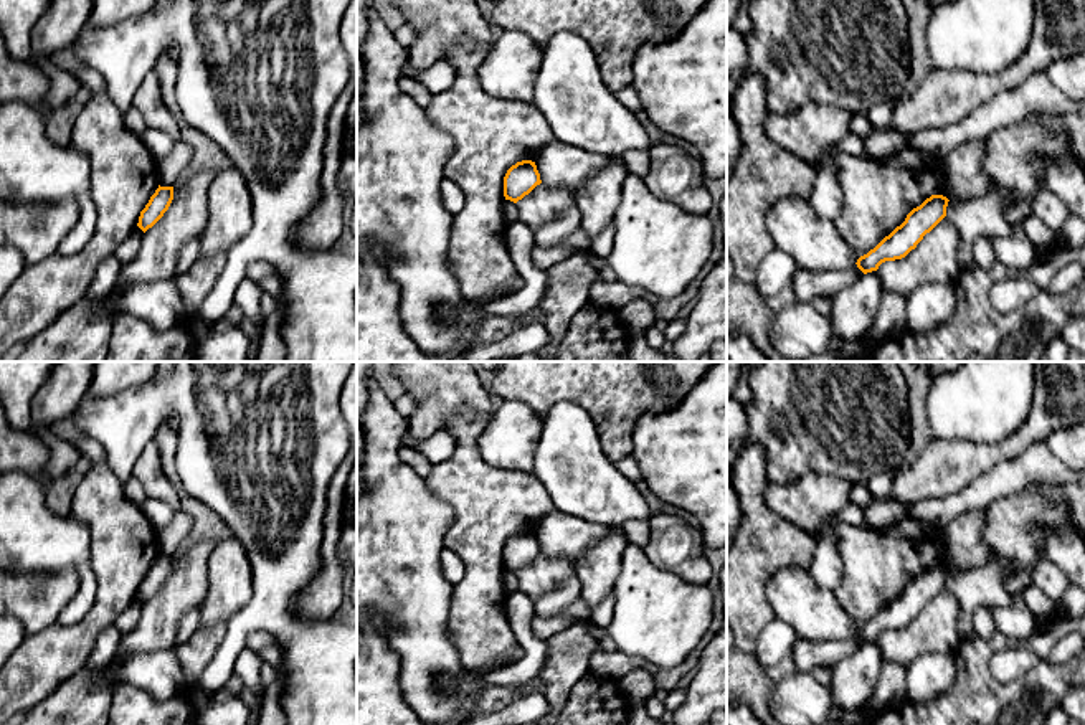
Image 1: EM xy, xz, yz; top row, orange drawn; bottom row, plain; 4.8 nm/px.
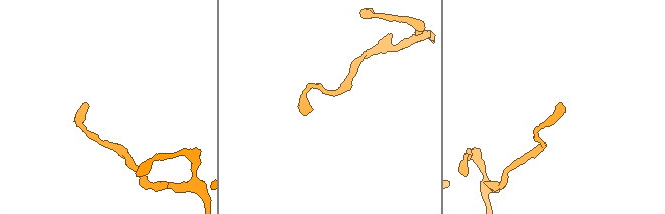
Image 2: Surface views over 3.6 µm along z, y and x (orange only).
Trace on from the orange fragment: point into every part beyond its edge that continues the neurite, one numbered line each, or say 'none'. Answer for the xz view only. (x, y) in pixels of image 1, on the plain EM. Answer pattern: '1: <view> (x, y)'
none

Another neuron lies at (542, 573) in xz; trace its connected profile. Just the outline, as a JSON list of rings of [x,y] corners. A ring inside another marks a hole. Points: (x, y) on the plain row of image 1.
[[[543,553],[517,571],[519,590],[533,601],[571,576],[575,576],[573,560],[552,558]]]

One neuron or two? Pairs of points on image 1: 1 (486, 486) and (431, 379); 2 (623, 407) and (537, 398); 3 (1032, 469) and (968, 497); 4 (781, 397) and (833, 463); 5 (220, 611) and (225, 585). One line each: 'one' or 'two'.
1: two
2: one
3: one
4: one
5: one

